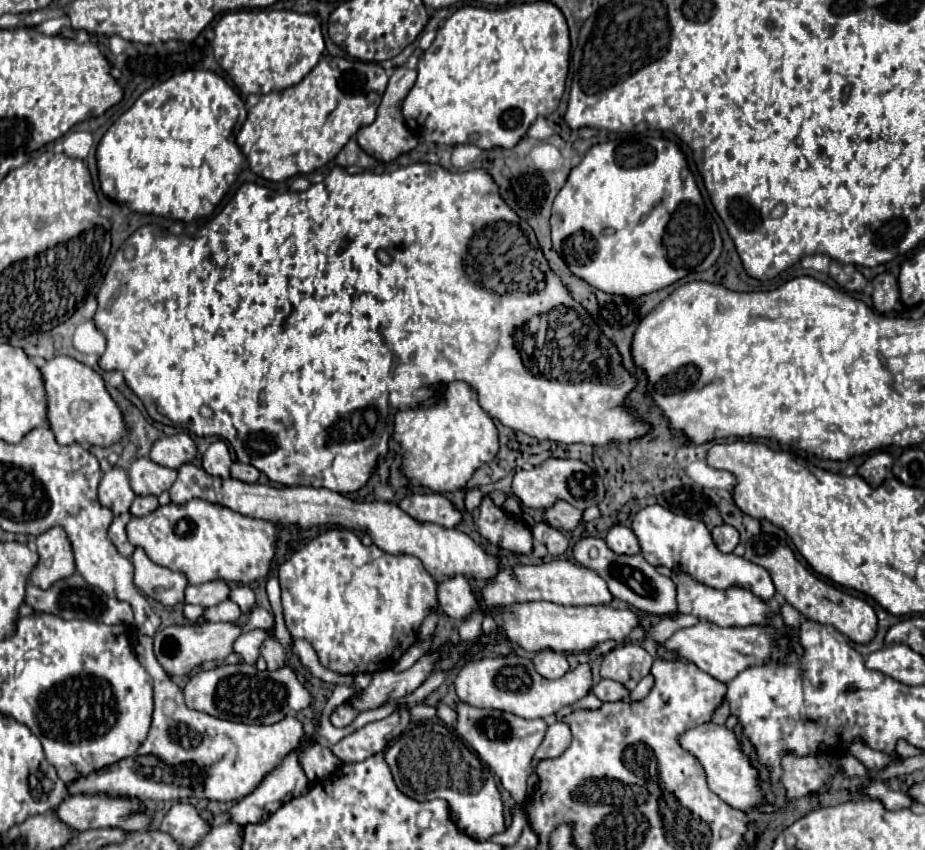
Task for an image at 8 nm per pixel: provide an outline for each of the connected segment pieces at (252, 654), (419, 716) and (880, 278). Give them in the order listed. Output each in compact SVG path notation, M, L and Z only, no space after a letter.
M250 630L250 632L246 632L246 634L242 634L242 636L236 638L234 652L242 654L242 658L244 658L246 664L254 664L256 658L258 658L258 654L260 654L260 646L262 646L262 642L266 638L268 638L266 630Z
M418 704L412 708L412 722L420 722L420 720L430 720L436 718L436 708L434 706L426 706L426 704Z
M884 272L884 274L878 274L872 280L872 284L874 284L874 294L872 294L874 308L882 314L890 312L894 308L894 304L898 302L898 298L900 298L896 278L890 272Z

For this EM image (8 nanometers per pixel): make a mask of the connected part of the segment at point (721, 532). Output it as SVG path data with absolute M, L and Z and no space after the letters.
M720 524L712 530L712 538L720 552L732 552L738 544L738 530L728 524Z

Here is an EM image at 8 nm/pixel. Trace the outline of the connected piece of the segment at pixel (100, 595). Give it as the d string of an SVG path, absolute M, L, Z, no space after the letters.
M76 572L64 580L54 582L48 590L28 584L26 586L26 604L30 604L38 612L48 612L60 616L64 620L88 620L88 622L104 622L104 624L122 624L126 628L134 626L132 608L126 602L116 602L116 598L108 598L100 588L88 586L84 578Z

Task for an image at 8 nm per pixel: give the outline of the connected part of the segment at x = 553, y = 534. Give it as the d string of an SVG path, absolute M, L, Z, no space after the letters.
M538 522L538 524L532 528L532 536L534 536L534 540L542 542L552 556L560 556L560 554L564 554L566 548L568 548L566 536L564 536L560 530L548 526L546 522Z

